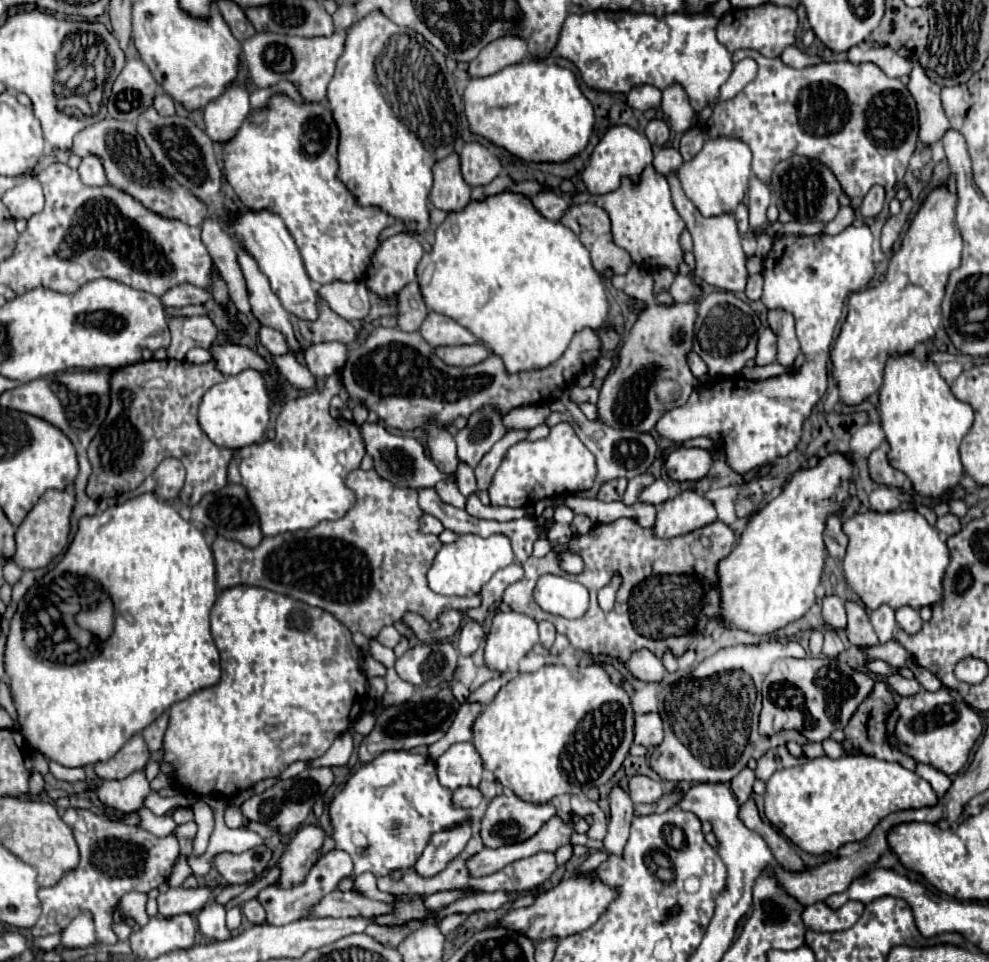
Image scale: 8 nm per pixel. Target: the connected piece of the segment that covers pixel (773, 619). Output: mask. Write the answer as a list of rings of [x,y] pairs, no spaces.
[[[831,454],[815,468],[795,472],[779,498],[749,518],[733,552],[717,564],[721,622],[725,626],[763,636],[805,616],[815,602],[815,588],[823,574],[825,520],[831,512],[839,514],[843,500],[849,498],[851,474],[851,462],[843,454]]]

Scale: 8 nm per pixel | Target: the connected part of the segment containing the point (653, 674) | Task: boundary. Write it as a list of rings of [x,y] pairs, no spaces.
[[[647,648],[633,652],[631,658],[627,660],[627,668],[633,672],[635,678],[645,680],[645,682],[661,682],[663,674],[665,674],[663,662]]]

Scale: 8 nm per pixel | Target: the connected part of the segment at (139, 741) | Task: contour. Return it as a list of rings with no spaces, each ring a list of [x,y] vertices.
[[[135,734],[111,760],[97,762],[93,766],[95,774],[103,780],[117,780],[129,776],[131,772],[143,770],[149,760],[149,748],[141,734]]]

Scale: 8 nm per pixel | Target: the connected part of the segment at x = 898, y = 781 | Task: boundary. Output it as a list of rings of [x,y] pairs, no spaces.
[[[845,756],[845,758],[815,758],[801,766],[791,766],[777,770],[767,780],[765,790],[765,816],[767,820],[785,834],[793,844],[809,854],[825,854],[835,852],[839,846],[855,840],[863,840],[867,832],[887,814],[907,808],[921,808],[921,806],[935,806],[937,794],[933,792],[931,784],[923,780],[919,774],[903,768],[897,762],[877,760],[873,756]]]

